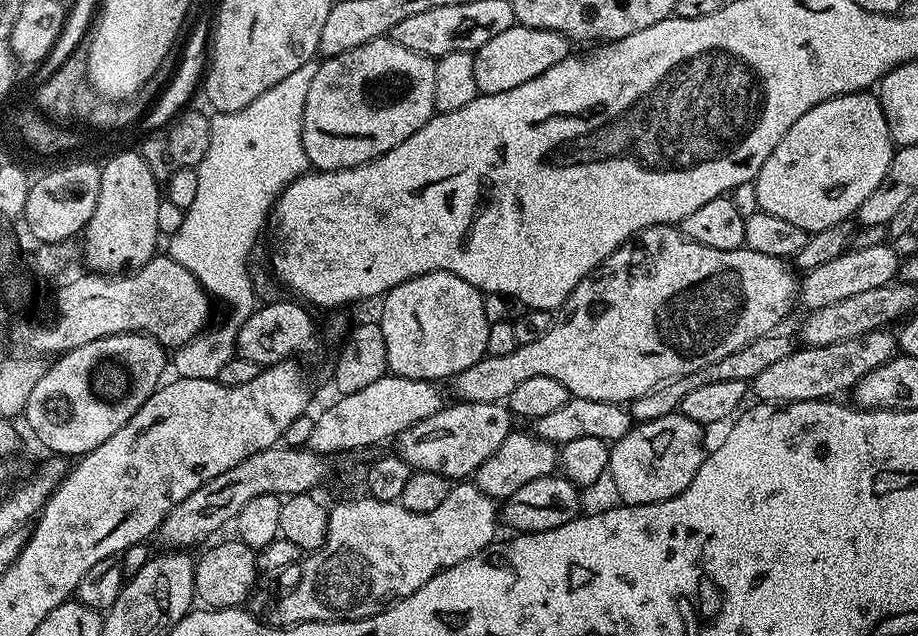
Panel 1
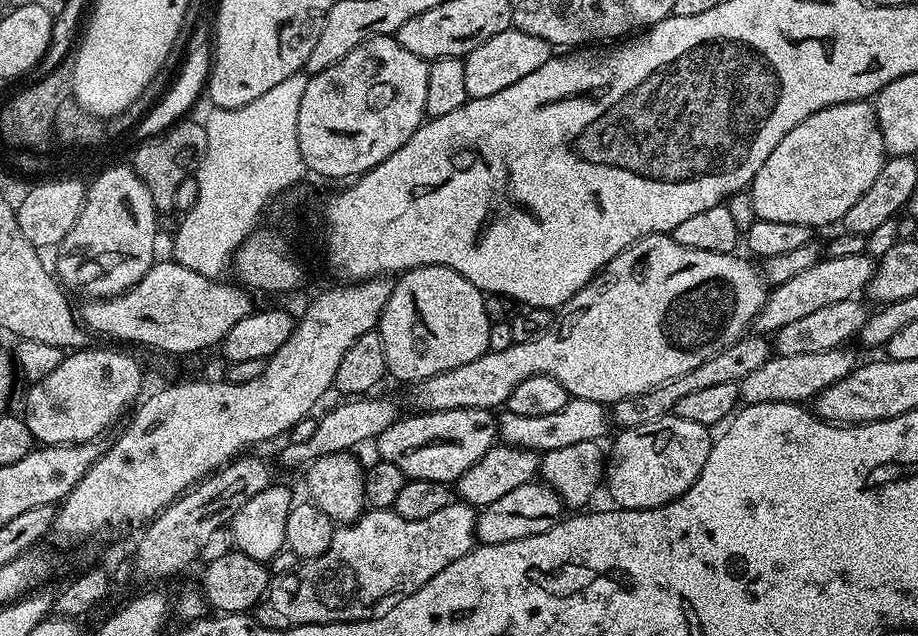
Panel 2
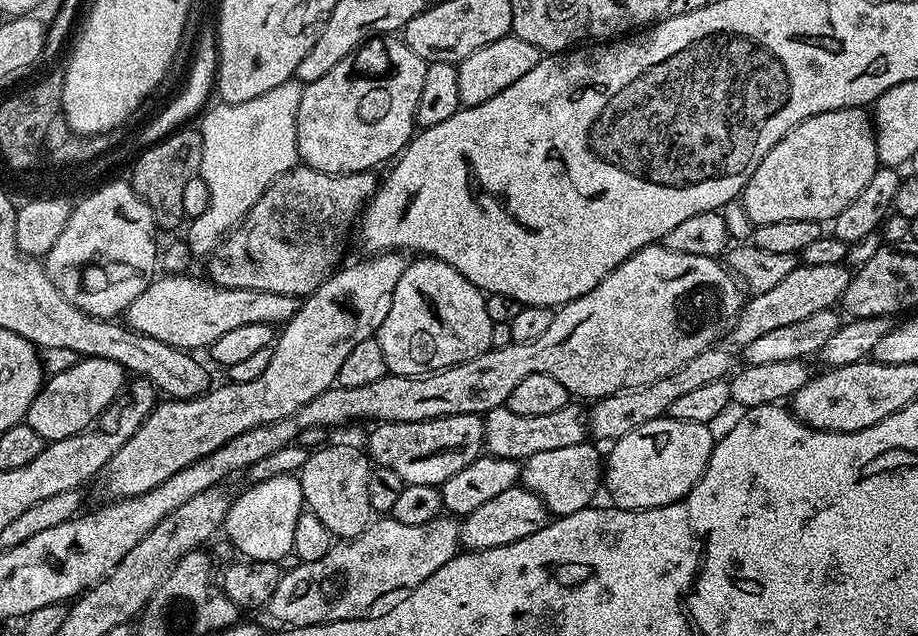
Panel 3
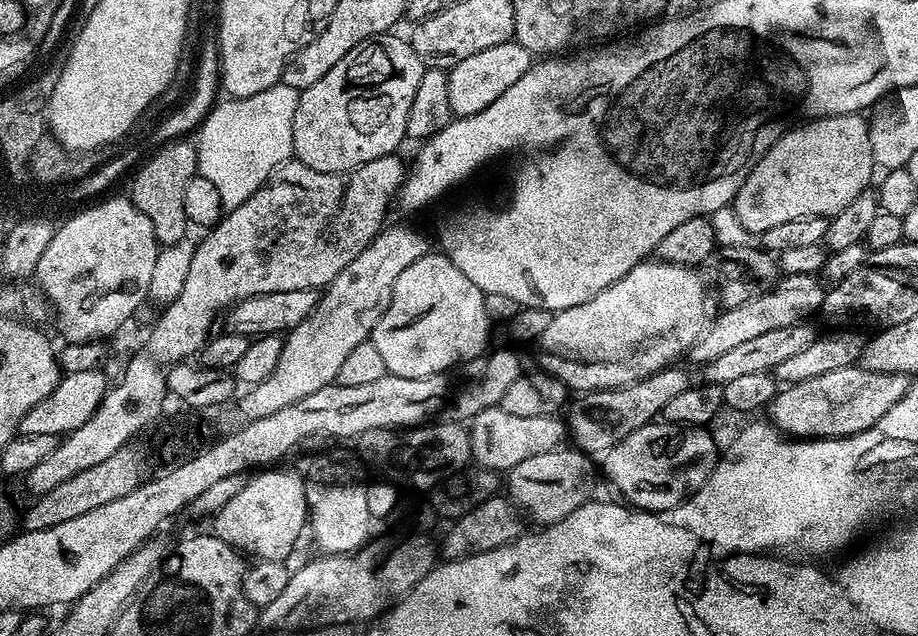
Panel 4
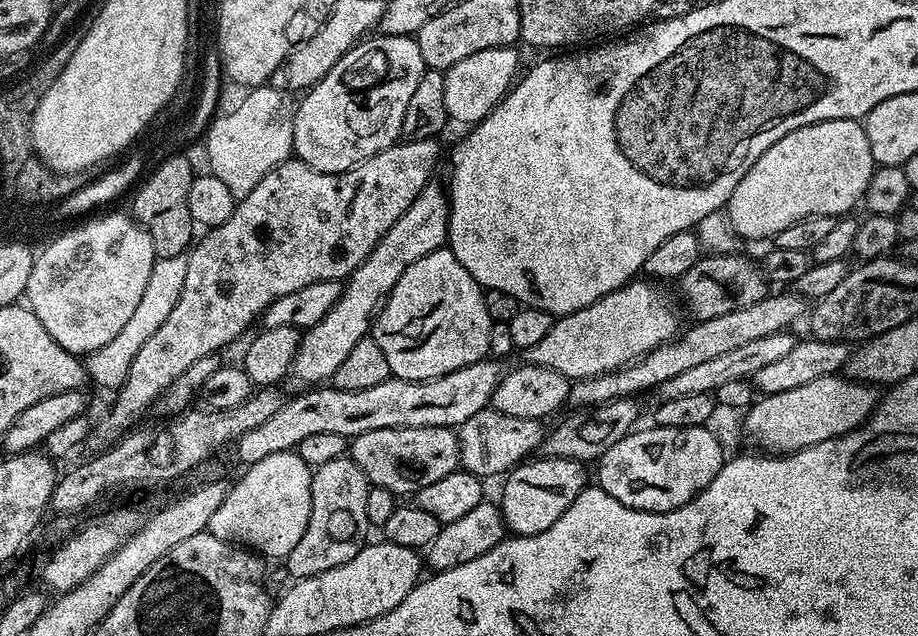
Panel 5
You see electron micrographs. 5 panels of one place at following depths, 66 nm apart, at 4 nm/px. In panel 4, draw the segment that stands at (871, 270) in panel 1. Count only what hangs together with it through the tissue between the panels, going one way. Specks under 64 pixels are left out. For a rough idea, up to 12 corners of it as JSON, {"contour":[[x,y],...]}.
{"contour":[[781,275],[724,308],[686,354],[697,366],[817,315],[819,275]]}

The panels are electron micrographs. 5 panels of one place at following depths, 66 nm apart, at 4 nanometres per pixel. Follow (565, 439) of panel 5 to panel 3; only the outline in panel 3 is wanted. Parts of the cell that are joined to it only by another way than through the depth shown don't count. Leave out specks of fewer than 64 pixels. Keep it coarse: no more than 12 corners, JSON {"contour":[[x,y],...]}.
{"contour":[[713,346],[586,412],[591,439],[621,440],[667,417],[672,403],[737,371],[735,347]]}

